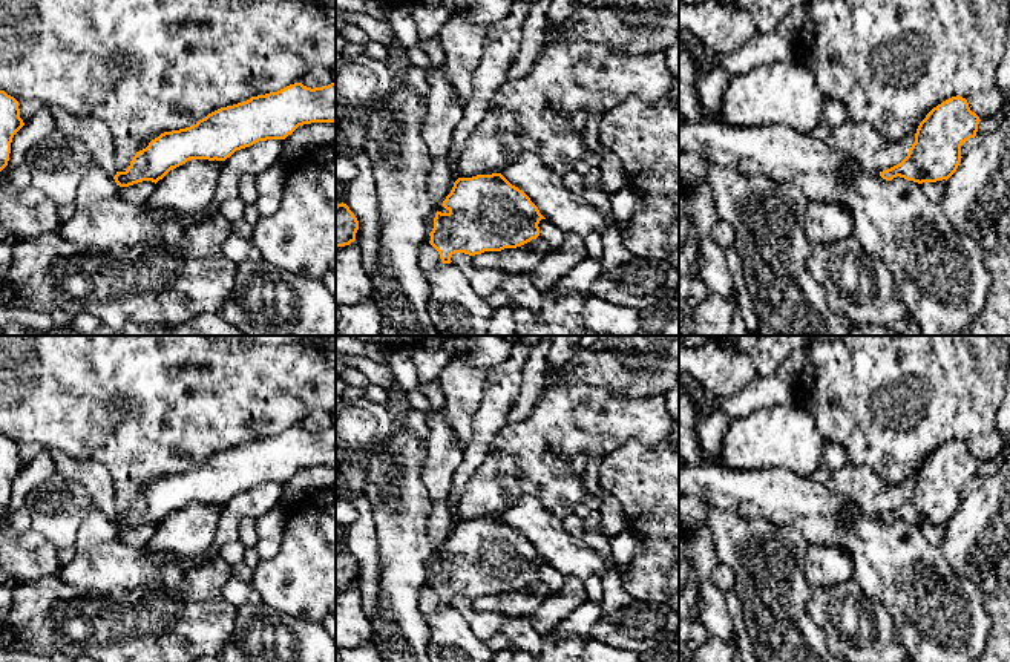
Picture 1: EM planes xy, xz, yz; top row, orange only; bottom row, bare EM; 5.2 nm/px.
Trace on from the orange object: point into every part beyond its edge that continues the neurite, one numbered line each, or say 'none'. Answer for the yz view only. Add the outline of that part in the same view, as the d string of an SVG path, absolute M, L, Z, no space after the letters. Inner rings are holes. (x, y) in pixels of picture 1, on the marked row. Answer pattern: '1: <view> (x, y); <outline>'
none

